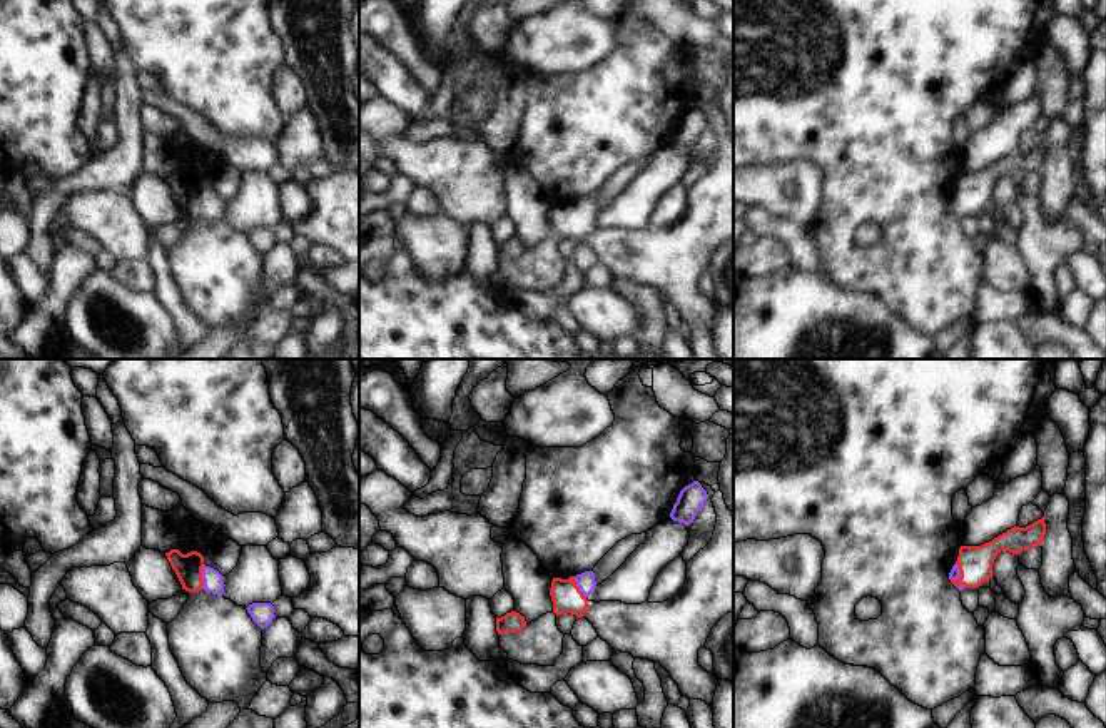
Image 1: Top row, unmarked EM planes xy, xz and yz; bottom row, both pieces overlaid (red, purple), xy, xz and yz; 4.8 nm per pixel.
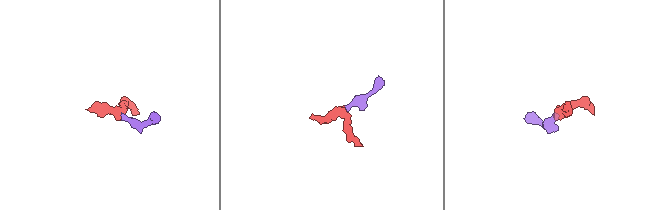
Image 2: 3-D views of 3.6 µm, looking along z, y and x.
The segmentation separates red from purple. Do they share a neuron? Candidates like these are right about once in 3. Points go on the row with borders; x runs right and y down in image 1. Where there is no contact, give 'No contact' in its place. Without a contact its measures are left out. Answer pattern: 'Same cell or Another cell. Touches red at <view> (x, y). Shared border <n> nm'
Same cell. Touches red at xy (201, 576). Shared border 120 nm

